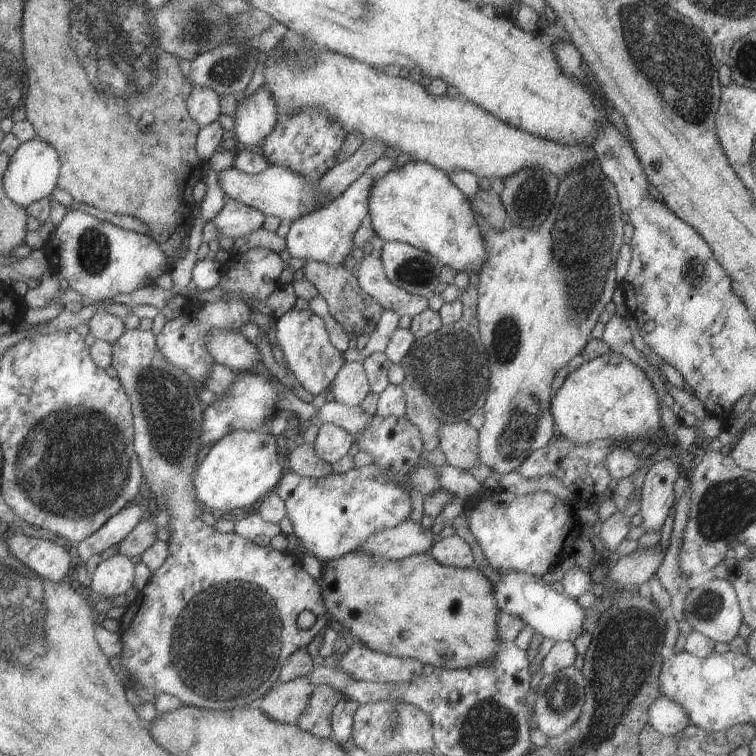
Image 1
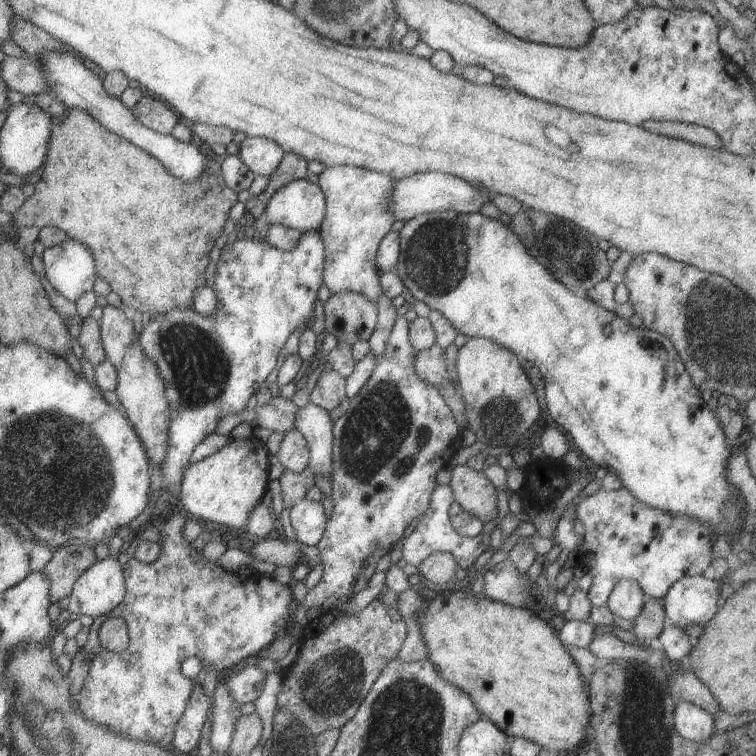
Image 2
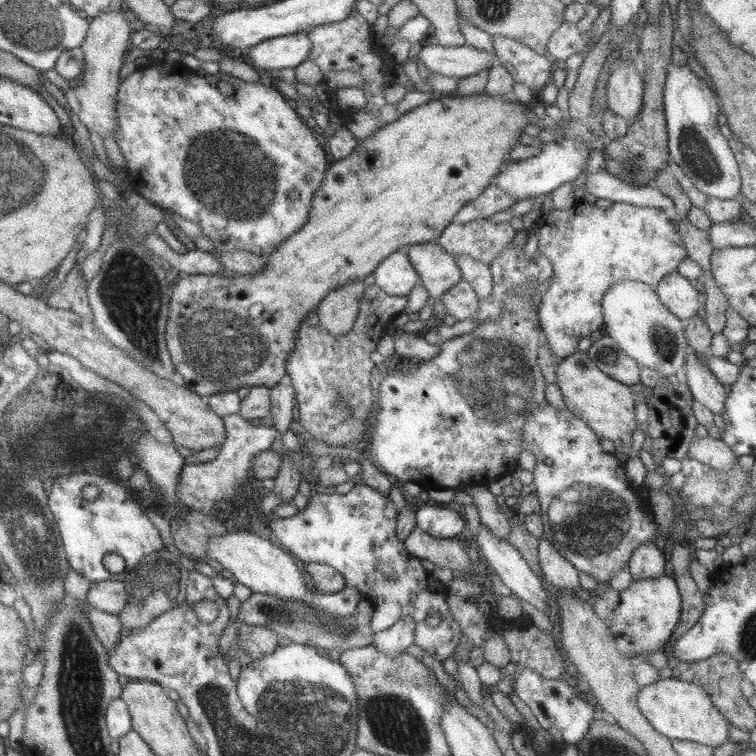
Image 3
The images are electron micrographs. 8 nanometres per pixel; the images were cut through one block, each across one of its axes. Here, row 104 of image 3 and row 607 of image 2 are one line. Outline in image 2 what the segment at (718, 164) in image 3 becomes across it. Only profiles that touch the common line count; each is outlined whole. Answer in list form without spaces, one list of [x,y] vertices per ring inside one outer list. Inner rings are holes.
[[[702,575],[685,576],[678,579],[661,600],[666,616],[672,624],[685,628],[688,624],[705,625],[717,613],[717,601],[720,600],[721,582],[707,580]]]

